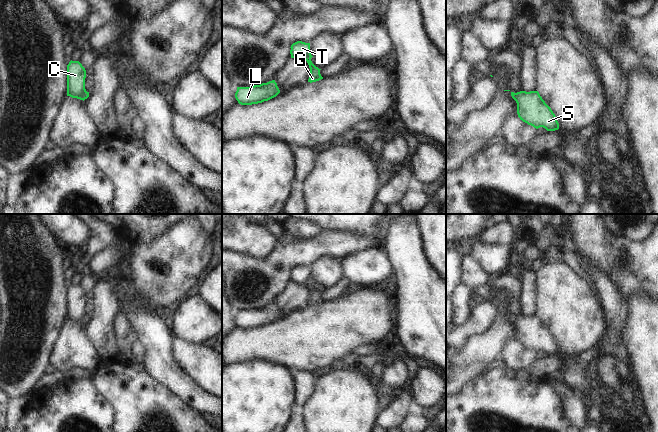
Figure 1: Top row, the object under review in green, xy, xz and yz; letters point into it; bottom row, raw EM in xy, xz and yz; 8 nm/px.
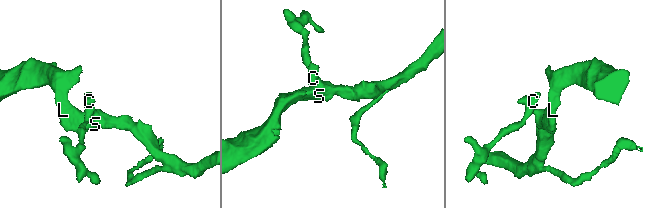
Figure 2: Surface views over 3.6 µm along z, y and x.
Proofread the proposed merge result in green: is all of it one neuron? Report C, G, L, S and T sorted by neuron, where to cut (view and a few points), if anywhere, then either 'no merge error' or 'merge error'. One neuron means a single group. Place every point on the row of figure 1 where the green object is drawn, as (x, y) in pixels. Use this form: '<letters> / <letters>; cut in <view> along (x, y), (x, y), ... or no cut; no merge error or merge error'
C T / G L S; cut in xz along (311, 55), (306, 60); merge error

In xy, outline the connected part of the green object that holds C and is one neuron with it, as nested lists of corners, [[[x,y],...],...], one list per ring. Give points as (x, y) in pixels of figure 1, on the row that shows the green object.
[[[70,61],[67,65],[67,96],[85,100],[86,70],[79,61]]]

